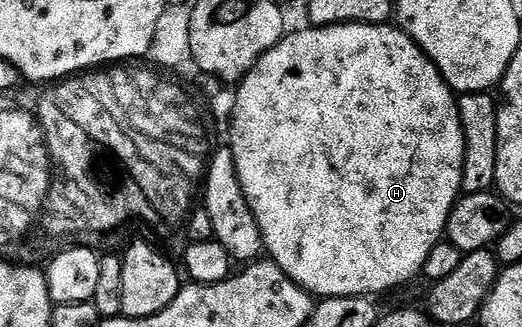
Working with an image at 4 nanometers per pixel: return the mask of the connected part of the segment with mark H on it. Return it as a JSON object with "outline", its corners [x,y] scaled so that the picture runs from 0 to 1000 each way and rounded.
{"outline":[[[670,67],[659,80],[605,80],[586,89],[573,92],[567,104],[552,101],[521,153],[508,159],[508,171],[500,171],[500,183],[492,183],[489,205],[466,239],[464,251],[456,254],[452,275],[458,278],[446,287],[446,364],[439,379],[439,388],[443,385],[439,456],[446,465],[454,538],[462,550],[462,575],[469,587],[477,636],[492,673],[492,697],[500,697],[504,761],[510,786],[517,798],[529,801],[579,887],[586,887],[590,899],[609,905],[613,914],[659,911],[661,905],[720,905],[718,899],[734,899],[739,887],[757,887],[762,875],[772,875],[778,862],[791,859],[795,847],[801,853],[810,835],[810,810],[822,783],[822,771],[830,771],[830,758],[837,743],[851,737],[856,713],[856,676],[868,648],[874,618],[883,602],[887,575],[891,416],[887,413],[887,382],[879,364],[875,287],[874,278],[856,260],[856,248],[849,242],[845,220],[828,196],[814,156],[774,92],[764,89],[762,76],[693,80],[682,67]]]}

